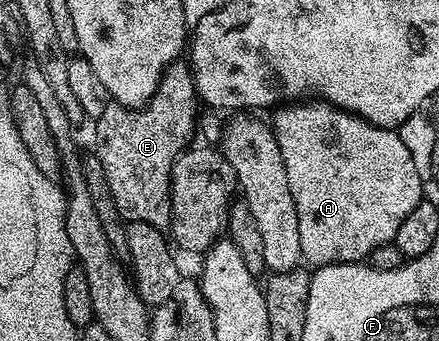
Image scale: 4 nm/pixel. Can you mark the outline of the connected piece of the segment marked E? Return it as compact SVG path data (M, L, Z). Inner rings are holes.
M188 62L172 63L165 71L157 91L144 107L121 107L110 102L107 109L103 109L101 116L95 121L97 127L97 160L103 165L103 173L107 177L107 185L111 185L111 197L115 197L115 209L119 209L122 220L129 223L146 223L162 229L168 228L171 221L171 172L173 161L180 157L194 142L193 130L197 127L197 86L193 80L193 69Z

